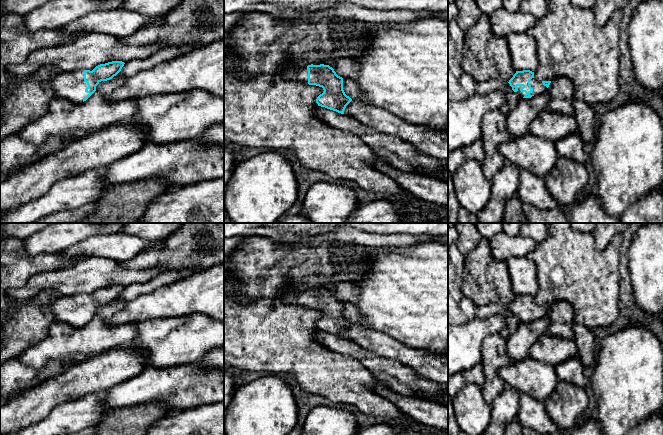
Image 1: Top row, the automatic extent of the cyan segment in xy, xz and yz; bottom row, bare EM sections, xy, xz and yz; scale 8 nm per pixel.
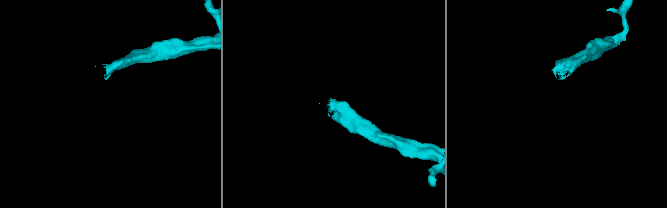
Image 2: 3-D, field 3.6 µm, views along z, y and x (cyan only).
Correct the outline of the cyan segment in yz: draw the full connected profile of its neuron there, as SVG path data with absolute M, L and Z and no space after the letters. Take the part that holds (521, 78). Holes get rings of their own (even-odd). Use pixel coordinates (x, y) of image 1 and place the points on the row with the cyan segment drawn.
M530 70L516 71L508 82L519 98L531 98L549 87L551 81L538 81Z

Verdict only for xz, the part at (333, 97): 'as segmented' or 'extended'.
extended

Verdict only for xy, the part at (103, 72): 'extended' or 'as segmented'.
extended

